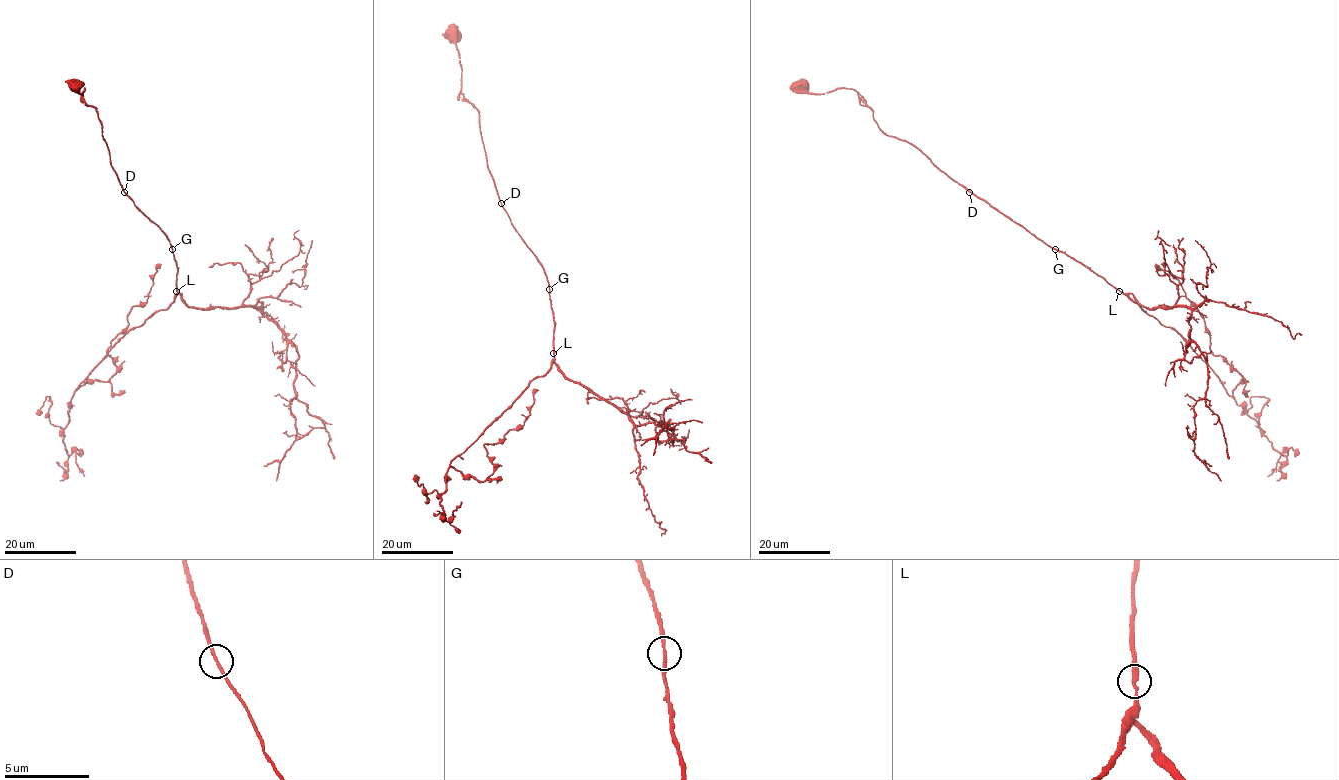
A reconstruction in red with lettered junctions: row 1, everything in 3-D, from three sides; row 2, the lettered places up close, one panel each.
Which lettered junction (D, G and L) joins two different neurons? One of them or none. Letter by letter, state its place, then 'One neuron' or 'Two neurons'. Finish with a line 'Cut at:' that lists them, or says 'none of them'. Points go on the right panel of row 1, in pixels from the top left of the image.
D: Place: (969, 192). One neuron
G: Place: (1055, 249). One neuron
L: Place: (1119, 291). One neuron
Cut at: none of them

